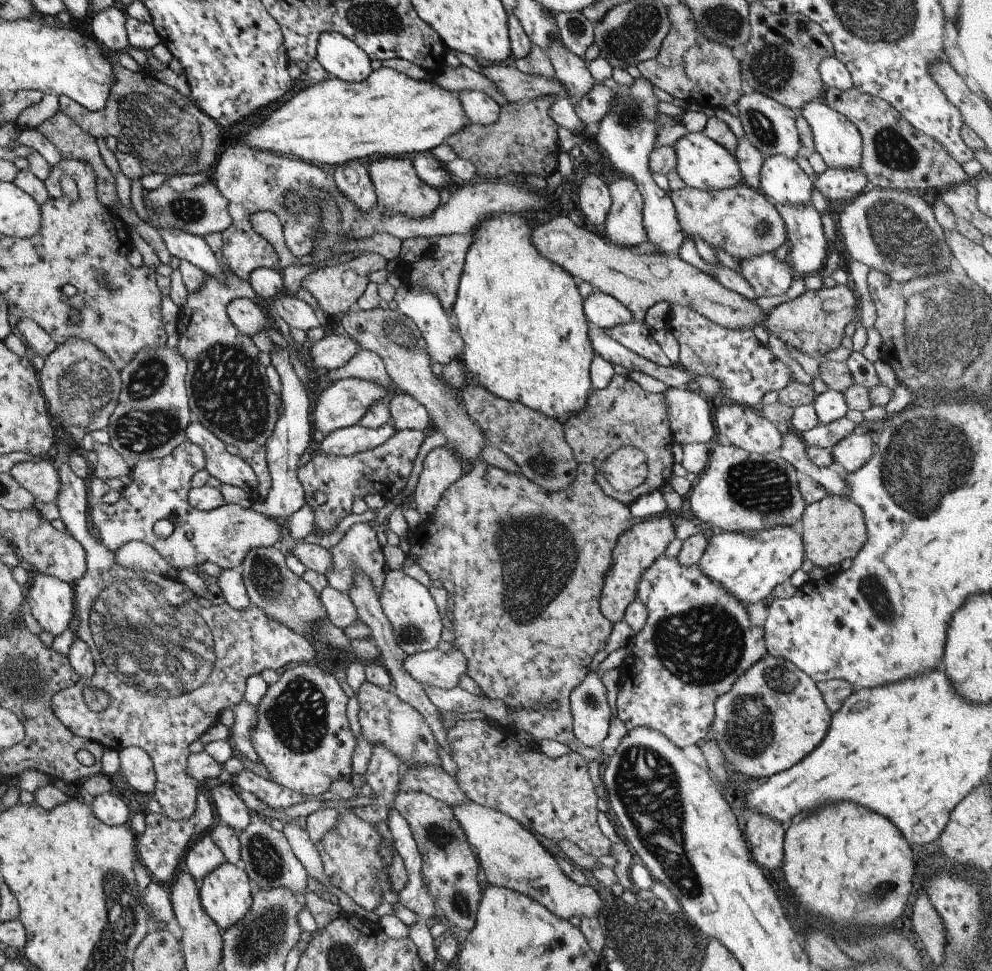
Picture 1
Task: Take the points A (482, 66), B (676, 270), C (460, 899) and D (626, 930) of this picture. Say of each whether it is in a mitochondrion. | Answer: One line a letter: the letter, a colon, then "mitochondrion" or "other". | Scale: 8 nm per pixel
A: other
B: other
C: mitochondrion
D: mitochondrion

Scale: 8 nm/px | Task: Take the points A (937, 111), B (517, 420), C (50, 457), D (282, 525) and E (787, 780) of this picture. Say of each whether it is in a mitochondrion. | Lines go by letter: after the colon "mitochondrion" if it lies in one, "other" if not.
A: other
B: other
C: other
D: other
E: other

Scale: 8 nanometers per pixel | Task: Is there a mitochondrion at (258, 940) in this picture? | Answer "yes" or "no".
yes

